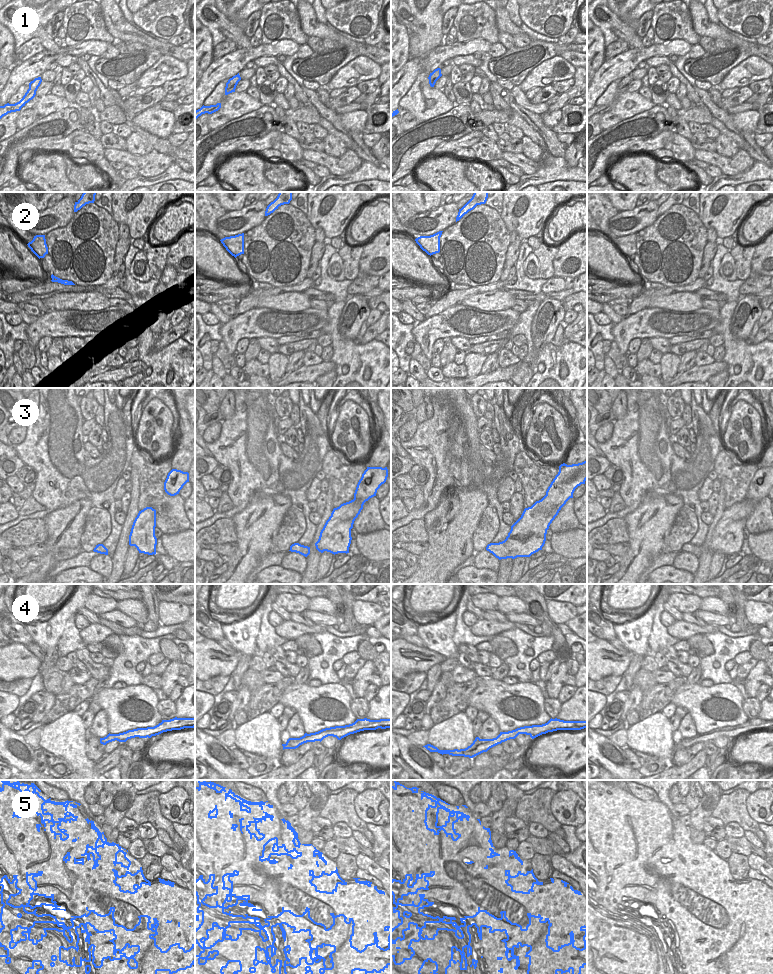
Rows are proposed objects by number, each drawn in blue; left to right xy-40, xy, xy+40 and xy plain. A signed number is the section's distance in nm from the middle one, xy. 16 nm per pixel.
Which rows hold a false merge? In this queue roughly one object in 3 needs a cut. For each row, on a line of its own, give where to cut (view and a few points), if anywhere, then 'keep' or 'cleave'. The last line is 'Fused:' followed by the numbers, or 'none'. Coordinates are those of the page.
1: cut xy+40 (429, 75), (433, 78), (434, 83); cleave
2: cut none; keep
3: cut none; keep
4: cut none; keep
5: cut none; keep
Fused: 1

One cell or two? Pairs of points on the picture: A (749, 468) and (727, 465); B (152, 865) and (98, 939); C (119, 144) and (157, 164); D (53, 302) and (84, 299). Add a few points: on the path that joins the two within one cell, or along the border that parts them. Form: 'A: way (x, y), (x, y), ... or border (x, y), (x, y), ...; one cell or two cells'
A: way (744, 468), (732, 468); one cell
B: border (139, 861), (142, 873), (147, 879), (159, 878); two cells
C: border (105, 148), (125, 150); two cells
D: way (61, 301), (76, 301); one cell

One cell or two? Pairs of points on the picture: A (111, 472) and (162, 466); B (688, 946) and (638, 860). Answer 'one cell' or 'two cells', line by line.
A: two cells
B: one cell

